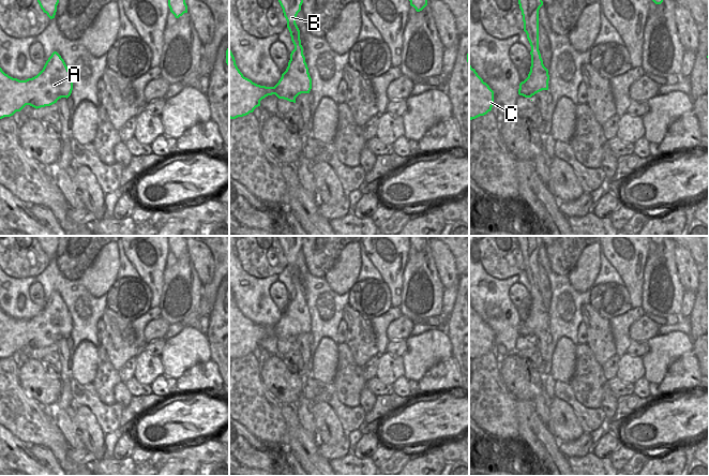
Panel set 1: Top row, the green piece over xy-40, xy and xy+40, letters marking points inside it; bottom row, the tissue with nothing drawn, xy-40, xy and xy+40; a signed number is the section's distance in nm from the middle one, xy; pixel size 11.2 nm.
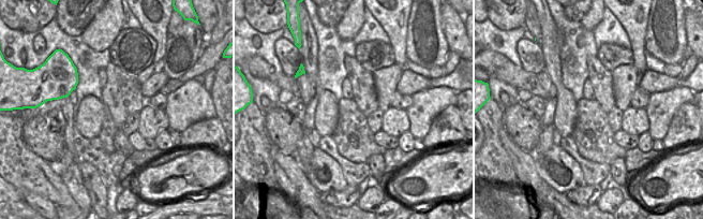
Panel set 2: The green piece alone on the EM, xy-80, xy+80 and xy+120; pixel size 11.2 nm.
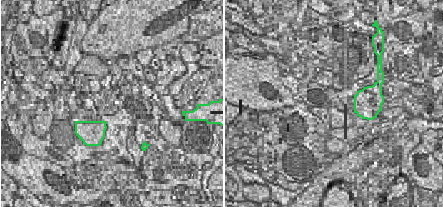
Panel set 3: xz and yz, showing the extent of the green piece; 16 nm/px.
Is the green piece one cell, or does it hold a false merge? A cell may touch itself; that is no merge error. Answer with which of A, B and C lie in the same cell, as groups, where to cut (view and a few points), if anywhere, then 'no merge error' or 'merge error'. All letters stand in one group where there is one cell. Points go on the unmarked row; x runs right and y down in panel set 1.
A B C | no cut | no merge error

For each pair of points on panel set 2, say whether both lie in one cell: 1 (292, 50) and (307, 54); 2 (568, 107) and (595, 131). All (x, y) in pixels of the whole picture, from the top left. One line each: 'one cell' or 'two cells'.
1: two cells
2: two cells

